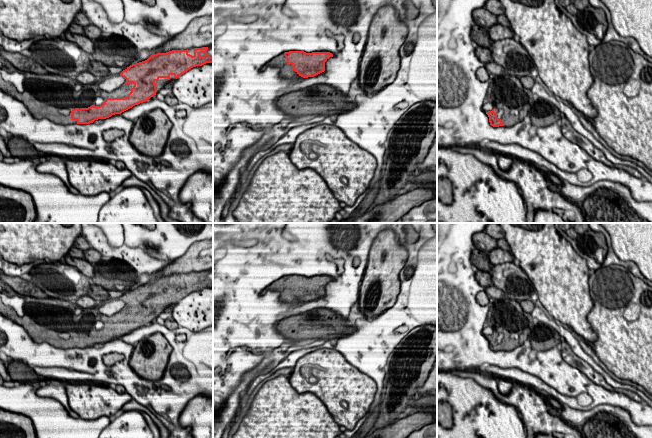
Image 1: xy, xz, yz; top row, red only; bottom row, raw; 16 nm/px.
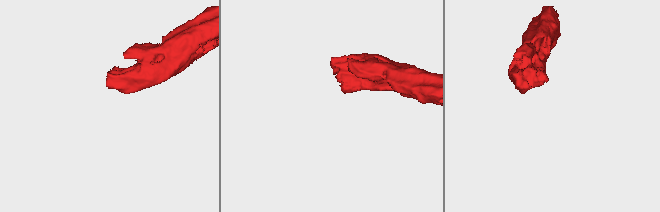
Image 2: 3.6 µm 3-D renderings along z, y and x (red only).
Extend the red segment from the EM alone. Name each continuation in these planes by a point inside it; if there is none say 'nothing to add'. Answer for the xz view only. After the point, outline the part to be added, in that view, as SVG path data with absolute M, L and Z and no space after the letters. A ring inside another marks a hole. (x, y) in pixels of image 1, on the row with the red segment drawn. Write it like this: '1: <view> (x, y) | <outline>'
1: xz (280, 61) | M284 53L278 55L277 57L274 57L271 61L264 65L261 70L265 70L267 67L279 68L279 75L282 78L295 80L299 77L299 74L292 69L292 64L287 64L287 59L284 56Z

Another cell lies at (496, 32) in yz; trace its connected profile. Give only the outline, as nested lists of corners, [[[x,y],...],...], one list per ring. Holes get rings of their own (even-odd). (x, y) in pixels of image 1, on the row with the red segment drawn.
[[[499,23],[491,26],[490,29],[486,31],[486,34],[490,37],[492,41],[514,38],[513,31],[510,28]]]

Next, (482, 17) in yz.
[[[478,8],[473,11],[474,24],[483,27],[485,31],[498,24],[497,17],[486,8]]]

